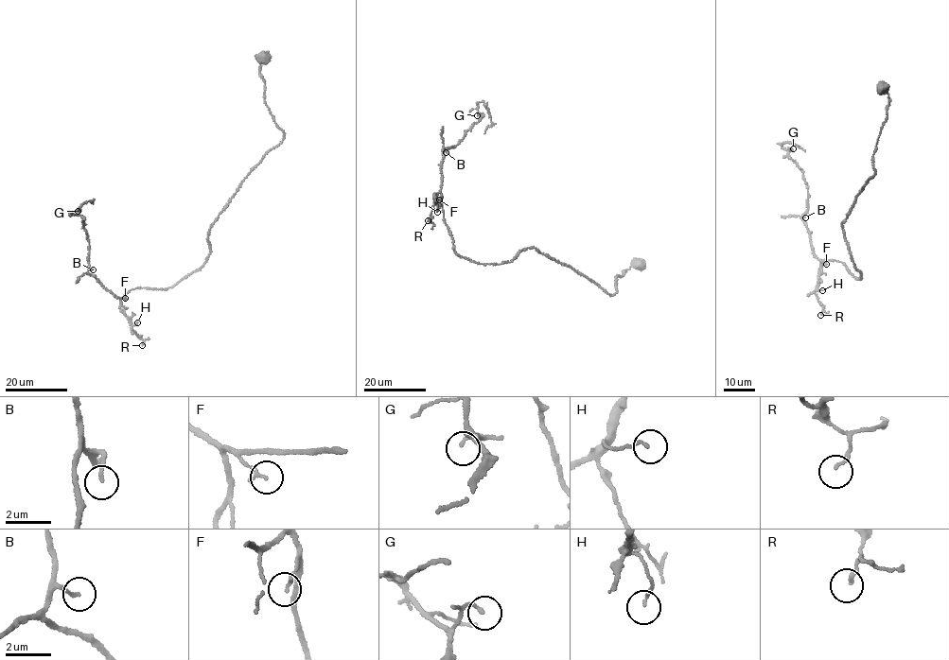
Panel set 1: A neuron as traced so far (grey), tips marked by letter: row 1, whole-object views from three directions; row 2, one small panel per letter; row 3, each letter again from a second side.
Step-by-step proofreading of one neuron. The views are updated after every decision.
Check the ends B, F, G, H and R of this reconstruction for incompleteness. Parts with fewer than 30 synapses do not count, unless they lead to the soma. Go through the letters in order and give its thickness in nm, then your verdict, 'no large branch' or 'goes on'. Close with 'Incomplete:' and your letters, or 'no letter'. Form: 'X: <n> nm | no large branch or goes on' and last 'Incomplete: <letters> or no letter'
B: 140 nm | no large branch
F: 130 nm | no large branch
G: 130 nm | no large branch
H: 110 nm | no large branch
R: 130 nm | no large branch
Incomplete: no letter

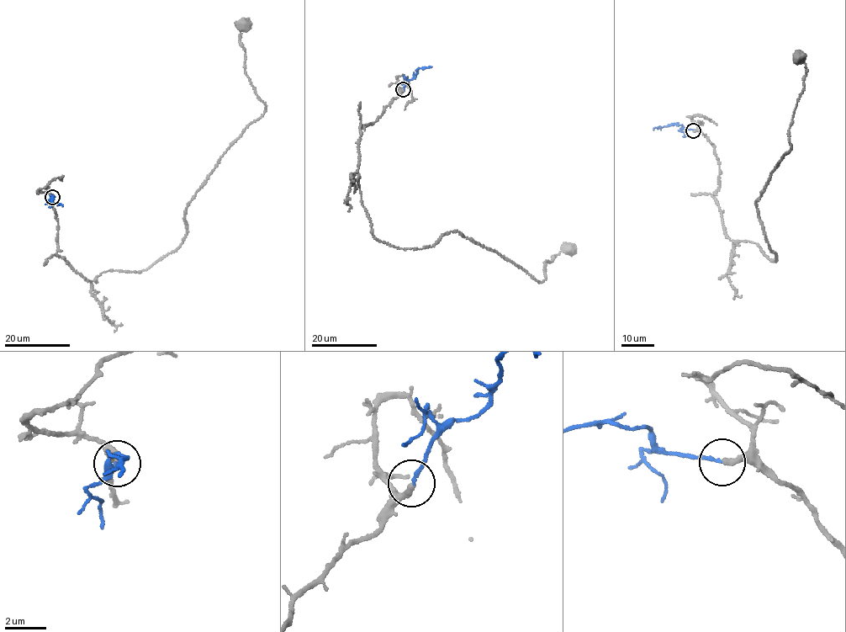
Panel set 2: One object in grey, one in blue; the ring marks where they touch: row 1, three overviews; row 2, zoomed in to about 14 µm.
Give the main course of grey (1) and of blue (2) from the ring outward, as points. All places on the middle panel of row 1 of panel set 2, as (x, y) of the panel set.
1: (404, 90), (361, 125), (361, 199), (375, 237), (421, 248), (456, 230), (541, 282), (544, 262), (570, 246)
2: (404, 90), (406, 82), (415, 77), (418, 68), (431, 66)

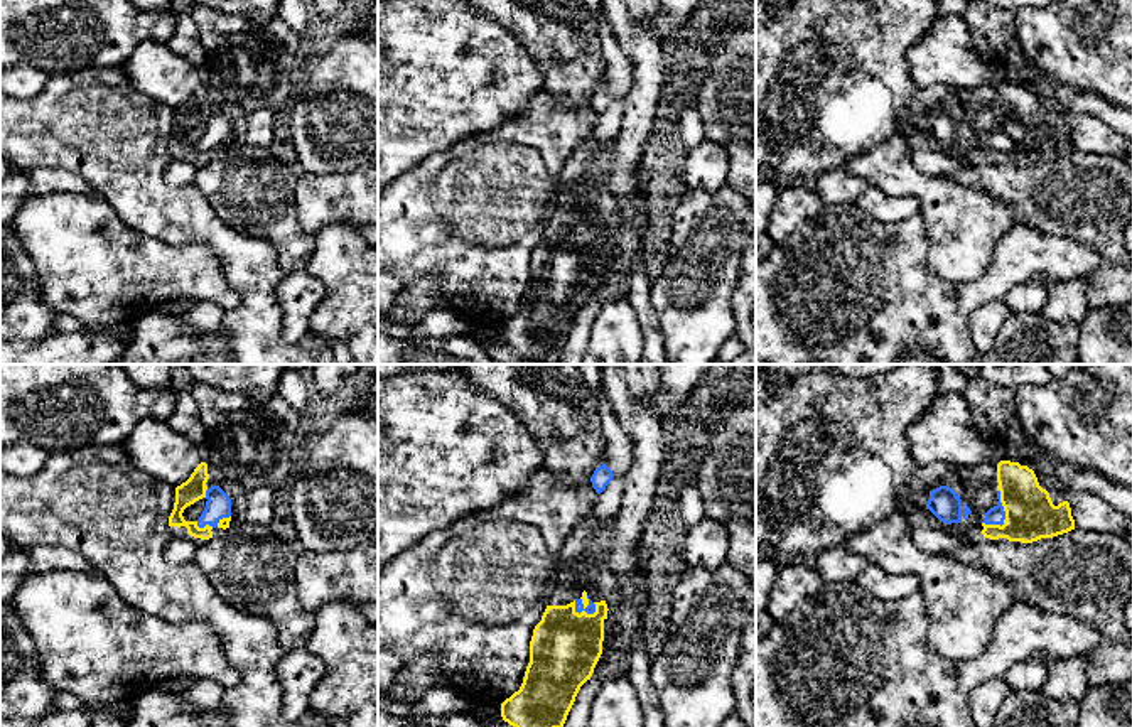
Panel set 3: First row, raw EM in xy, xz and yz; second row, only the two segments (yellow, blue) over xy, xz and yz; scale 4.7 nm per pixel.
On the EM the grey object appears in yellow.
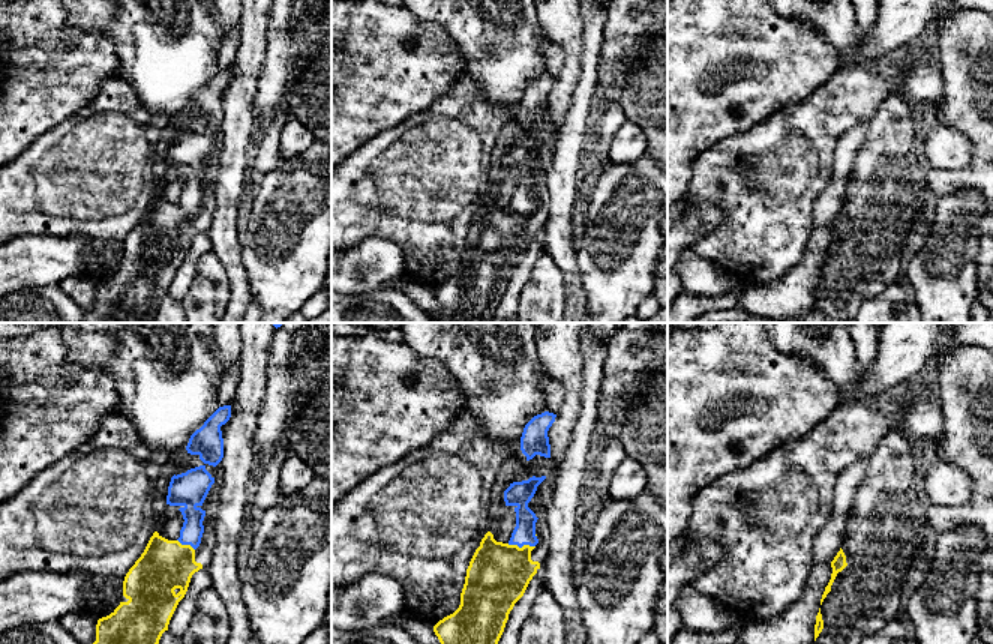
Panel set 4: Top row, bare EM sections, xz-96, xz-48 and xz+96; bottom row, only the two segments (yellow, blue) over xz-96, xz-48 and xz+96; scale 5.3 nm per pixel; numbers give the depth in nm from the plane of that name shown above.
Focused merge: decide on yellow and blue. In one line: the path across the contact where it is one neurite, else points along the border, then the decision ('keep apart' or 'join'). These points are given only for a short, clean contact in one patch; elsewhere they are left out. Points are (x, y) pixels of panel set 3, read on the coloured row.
way xz (566, 646), (582, 621), (582, 611), (579, 606); join

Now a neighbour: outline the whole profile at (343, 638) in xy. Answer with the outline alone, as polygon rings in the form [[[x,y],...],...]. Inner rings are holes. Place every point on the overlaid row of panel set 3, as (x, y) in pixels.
[[[332,600],[314,612],[307,649],[326,663],[326,675],[314,687],[312,712],[341,719],[348,727],[378,727],[378,627],[349,600]]]

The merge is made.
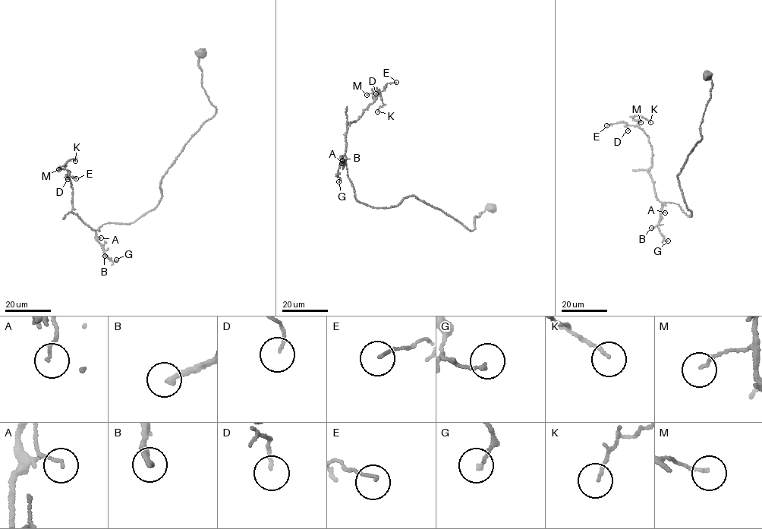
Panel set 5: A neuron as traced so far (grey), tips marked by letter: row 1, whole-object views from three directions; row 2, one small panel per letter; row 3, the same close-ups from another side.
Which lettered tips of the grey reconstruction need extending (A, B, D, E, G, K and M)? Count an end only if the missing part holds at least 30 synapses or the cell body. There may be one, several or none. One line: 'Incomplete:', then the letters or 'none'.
Incomplete: B

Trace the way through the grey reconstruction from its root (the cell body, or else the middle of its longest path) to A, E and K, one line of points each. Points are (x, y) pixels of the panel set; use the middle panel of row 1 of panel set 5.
A: (492, 206), (473, 217), (471, 231), (414, 196), (396, 206), (373, 207), (355, 198), (344, 155), (341, 163)
E: (492, 206), (473, 217), (471, 231), (414, 196), (383, 208), (355, 198), (345, 165), (347, 123), (396, 82)
K: (492, 206), (471, 231), (414, 196), (386, 208), (357, 200), (347, 124), (374, 89), (377, 111)

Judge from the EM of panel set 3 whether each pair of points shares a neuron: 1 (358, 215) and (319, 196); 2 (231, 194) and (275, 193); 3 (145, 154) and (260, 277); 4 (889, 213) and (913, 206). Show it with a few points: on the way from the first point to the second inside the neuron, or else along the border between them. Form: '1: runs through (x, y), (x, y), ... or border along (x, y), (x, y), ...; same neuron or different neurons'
1: runs through (348, 204), (341, 198), (329, 198); same neuron
2: runs through (242, 193), (265, 193); same neuron
3: runs through (157, 188), (186, 216), (201, 223), (226, 243); same neuron
4: runs through (894, 208), (908, 206); same neuron

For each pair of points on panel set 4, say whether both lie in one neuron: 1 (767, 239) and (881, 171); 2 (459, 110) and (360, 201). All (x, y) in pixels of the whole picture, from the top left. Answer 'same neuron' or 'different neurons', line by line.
1: different neurons
2: same neuron

